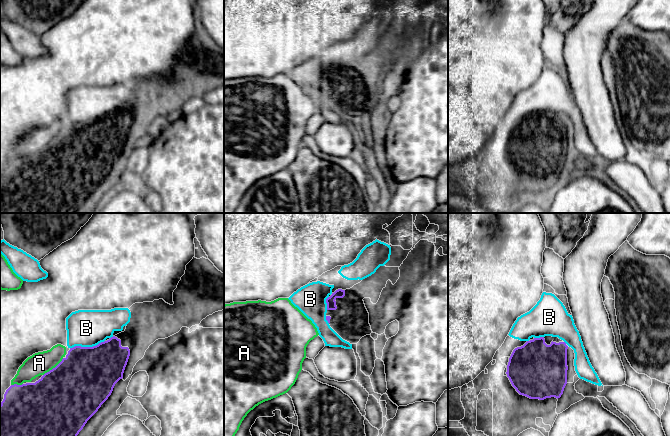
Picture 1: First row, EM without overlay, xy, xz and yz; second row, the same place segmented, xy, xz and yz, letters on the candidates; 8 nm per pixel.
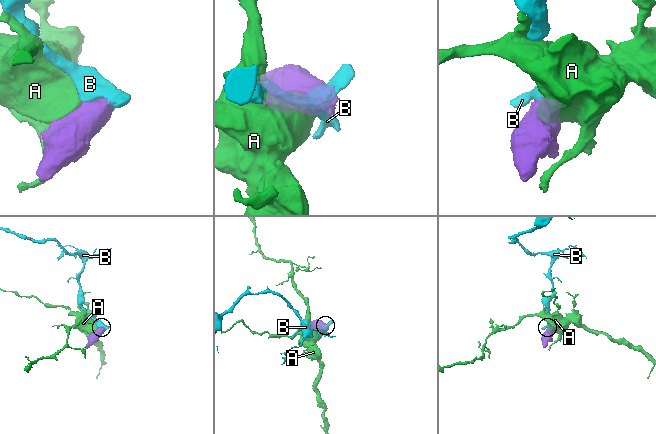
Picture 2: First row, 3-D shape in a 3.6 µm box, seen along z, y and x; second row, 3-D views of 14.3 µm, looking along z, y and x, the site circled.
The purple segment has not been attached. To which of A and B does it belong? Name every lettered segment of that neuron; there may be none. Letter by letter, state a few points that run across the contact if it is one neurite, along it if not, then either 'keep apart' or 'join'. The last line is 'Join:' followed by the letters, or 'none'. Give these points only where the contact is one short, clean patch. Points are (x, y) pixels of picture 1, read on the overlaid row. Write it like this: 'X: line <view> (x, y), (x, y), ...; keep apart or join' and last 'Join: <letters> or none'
A: line xy (63, 358), (43, 375); keep apart
B: line xy (104, 340), (92, 346), (73, 346), (70, 348); keep apart
Join: none

